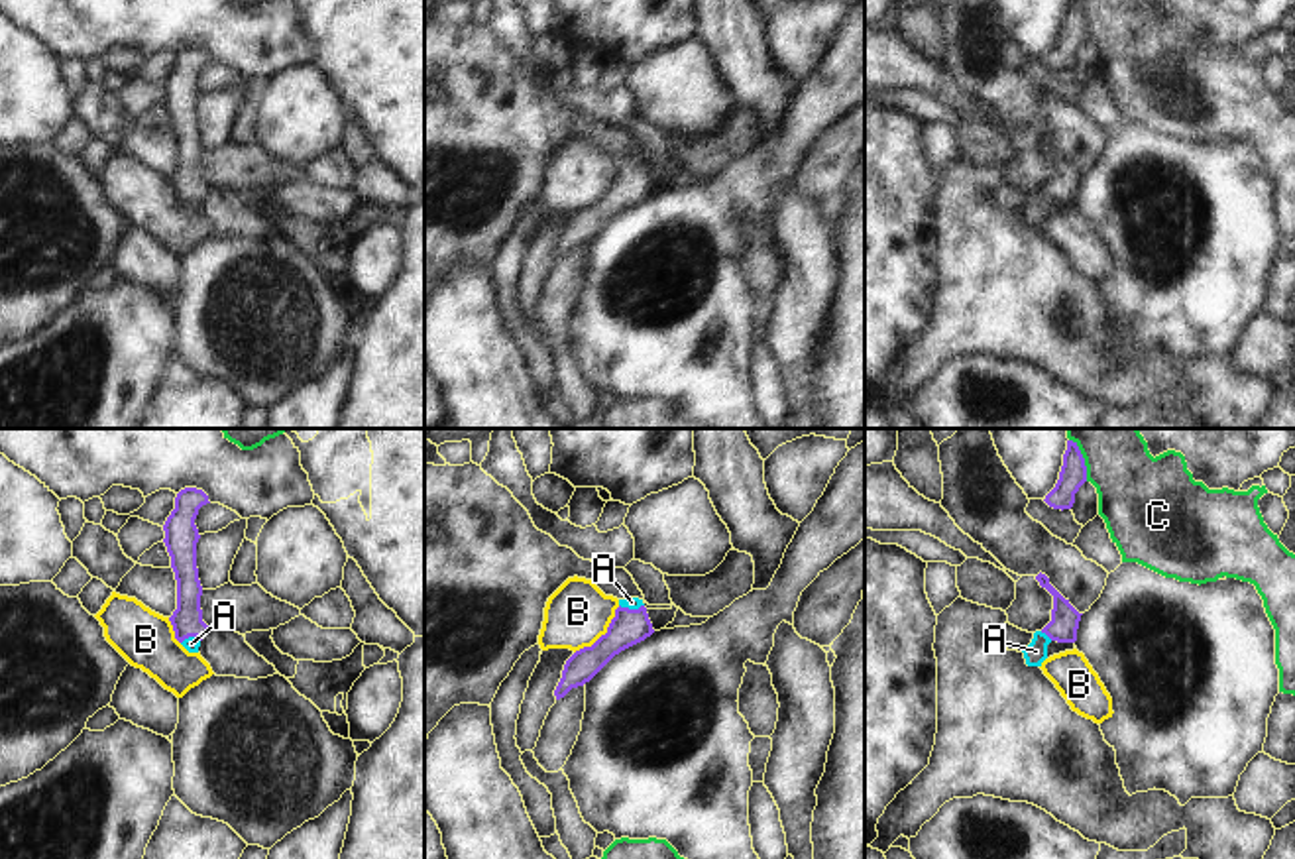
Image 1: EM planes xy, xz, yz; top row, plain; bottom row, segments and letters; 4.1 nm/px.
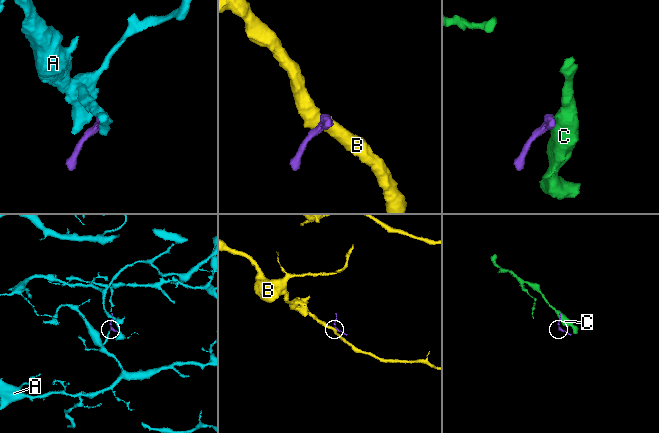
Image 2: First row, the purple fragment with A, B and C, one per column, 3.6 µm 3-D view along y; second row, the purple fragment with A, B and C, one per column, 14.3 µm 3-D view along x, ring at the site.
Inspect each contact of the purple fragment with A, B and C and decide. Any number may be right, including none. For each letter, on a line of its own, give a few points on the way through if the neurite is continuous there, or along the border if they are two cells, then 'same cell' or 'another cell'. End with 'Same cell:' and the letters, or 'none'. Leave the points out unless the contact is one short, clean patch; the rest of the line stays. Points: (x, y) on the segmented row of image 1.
A: way yz (1064, 624), (1046, 633), (1036, 651); same cell
B: border xz (619, 606), (608, 629), (574, 653); another cell
C: border yz (1069, 439), (1083, 458), (1087, 480); another cell
Same cell: A

